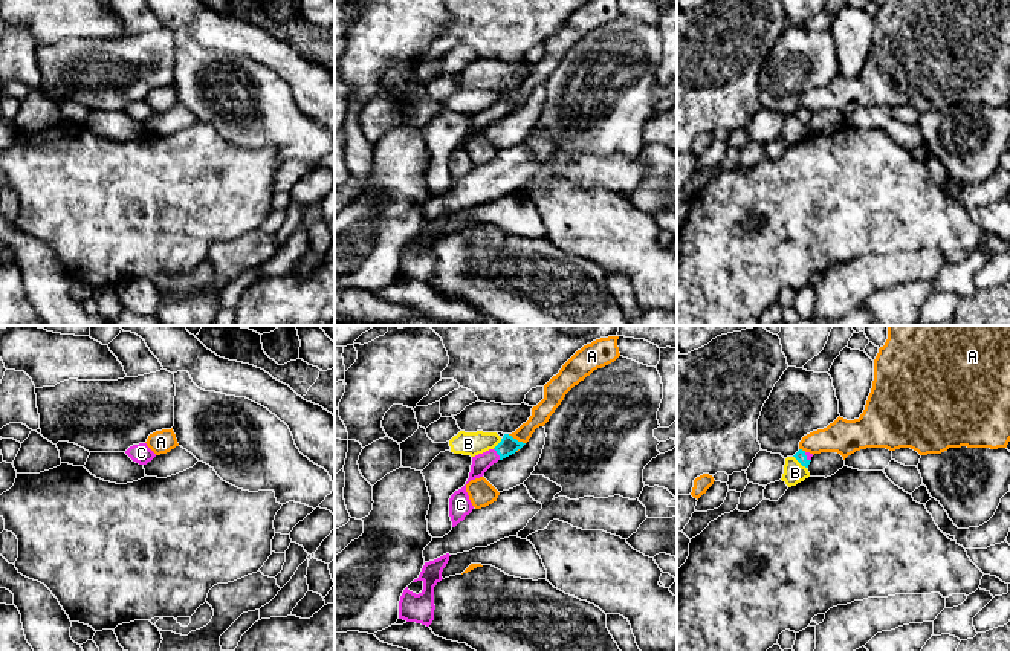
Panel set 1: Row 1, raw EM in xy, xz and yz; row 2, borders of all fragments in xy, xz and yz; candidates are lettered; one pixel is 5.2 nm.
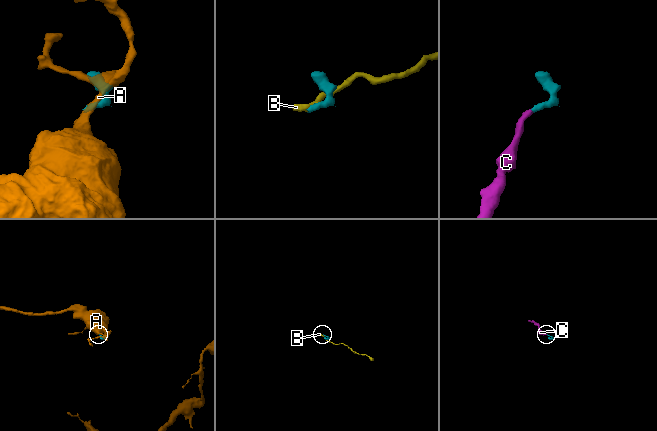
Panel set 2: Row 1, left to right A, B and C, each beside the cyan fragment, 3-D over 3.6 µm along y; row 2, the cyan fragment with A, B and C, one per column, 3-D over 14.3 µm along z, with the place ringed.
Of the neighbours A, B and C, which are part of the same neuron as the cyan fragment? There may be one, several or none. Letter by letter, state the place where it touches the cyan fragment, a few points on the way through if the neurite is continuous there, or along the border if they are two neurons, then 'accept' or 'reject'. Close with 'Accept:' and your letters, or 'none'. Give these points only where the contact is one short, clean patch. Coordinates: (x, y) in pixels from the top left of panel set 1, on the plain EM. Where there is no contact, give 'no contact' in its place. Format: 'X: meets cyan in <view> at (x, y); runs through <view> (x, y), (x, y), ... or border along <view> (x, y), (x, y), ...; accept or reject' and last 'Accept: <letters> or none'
A: meets cyan in xz at (515, 97); reject
B: meets cyan in yz at (799, 119); border along yz (793, 113), (806, 126); reject
C: meets cyan in xz at (497, 110); runs through xz (508, 103), (497, 110), (480, 121); accept
Accept: C

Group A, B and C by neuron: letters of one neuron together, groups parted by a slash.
A / B / C

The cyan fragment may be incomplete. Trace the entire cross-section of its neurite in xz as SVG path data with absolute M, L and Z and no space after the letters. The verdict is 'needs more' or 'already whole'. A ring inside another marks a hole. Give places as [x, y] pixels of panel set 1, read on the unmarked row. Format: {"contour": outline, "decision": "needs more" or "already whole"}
{"contour": "M504 92L501 99L494 105L483 112L478 112L472 115L471 130L466 142L471 138L480 136L484 133L484 130L498 118L503 118L512 112L515 112L518 107L521 107L526 101L518 99L509 92Z", "decision": "needs more"}

